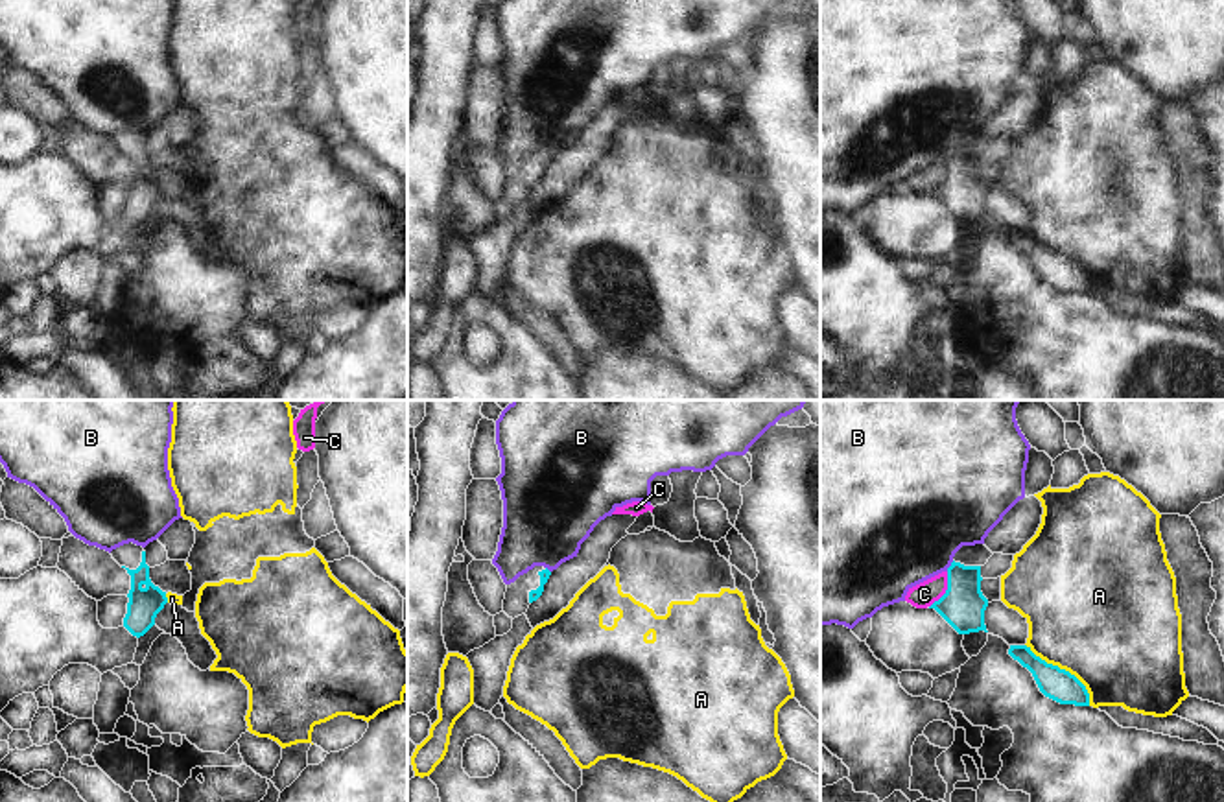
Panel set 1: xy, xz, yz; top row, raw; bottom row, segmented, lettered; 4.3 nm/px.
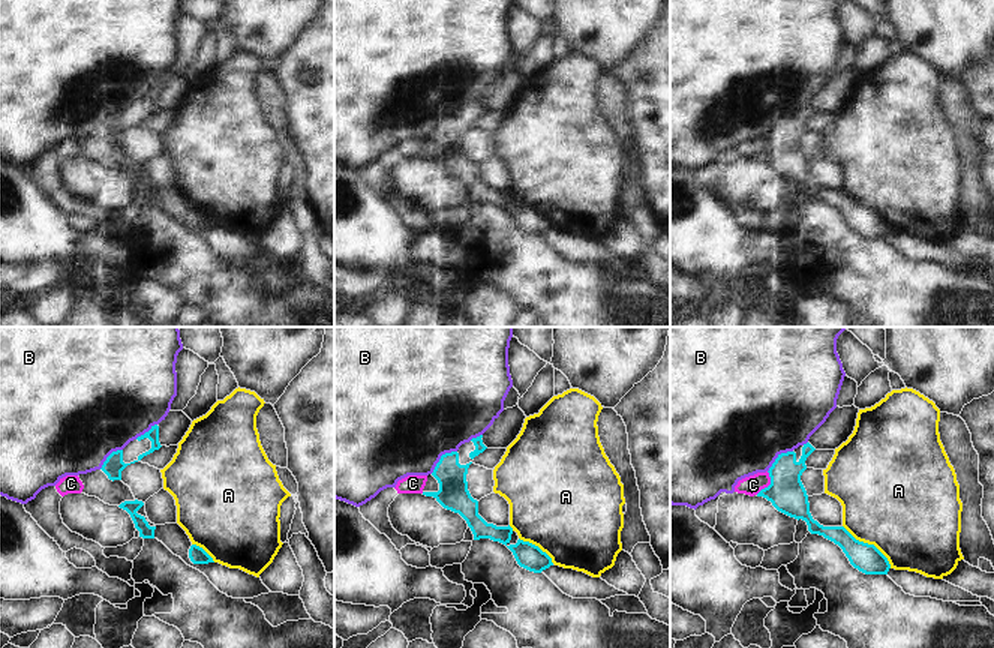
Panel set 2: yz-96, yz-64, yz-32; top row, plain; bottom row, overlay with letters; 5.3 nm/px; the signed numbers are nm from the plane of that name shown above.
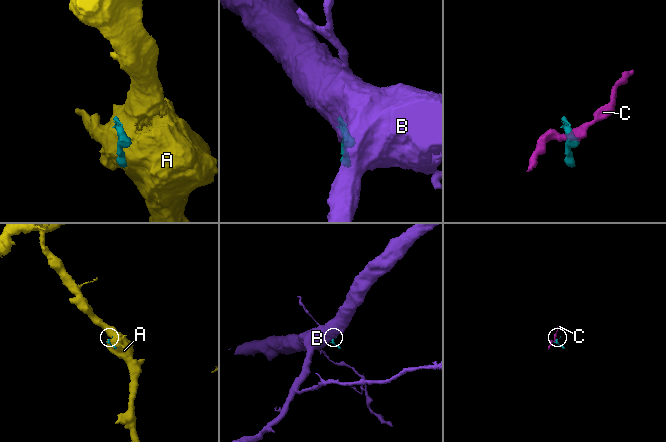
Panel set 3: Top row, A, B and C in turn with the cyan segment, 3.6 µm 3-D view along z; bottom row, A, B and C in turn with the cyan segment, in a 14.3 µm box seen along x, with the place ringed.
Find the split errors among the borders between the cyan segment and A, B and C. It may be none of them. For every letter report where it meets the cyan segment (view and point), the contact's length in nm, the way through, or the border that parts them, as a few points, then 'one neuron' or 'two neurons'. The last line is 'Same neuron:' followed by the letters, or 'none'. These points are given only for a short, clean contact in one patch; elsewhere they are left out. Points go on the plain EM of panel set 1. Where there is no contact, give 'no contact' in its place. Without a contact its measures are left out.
A: contact yz (1064, 257); length 400 nm; border yz (1025, 231), (1047, 249), (1068, 257), (1084, 273), (1090, 292); two neurons
B: contact yz (950, 153); length 60 nm; border yz (953, 148), (946, 157); two neurons
C: contact yz (946, 177); length 180 nm; border yz (948, 159), (948, 176), (929, 194); two neurons
Same neuron: none

